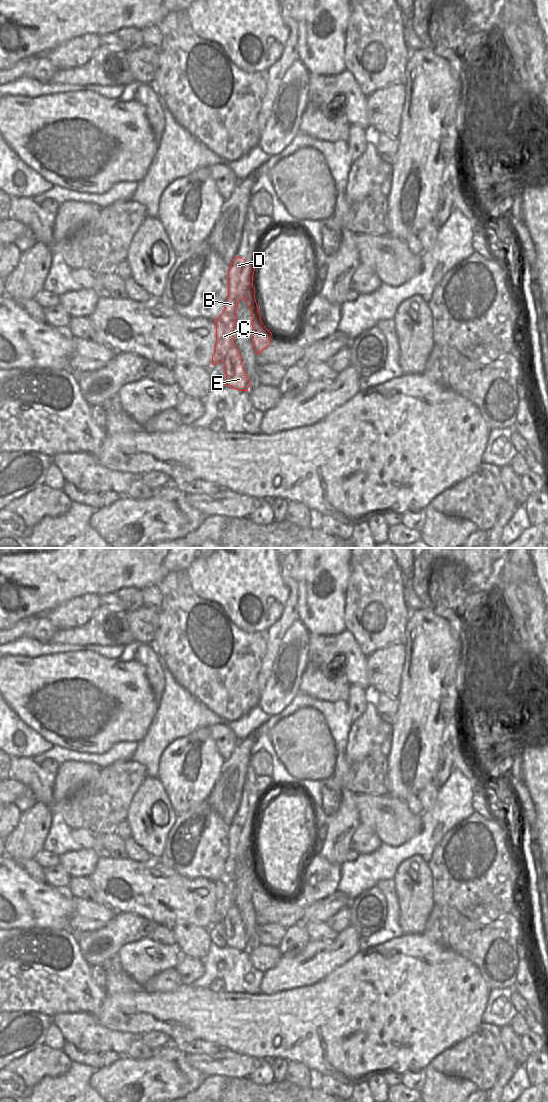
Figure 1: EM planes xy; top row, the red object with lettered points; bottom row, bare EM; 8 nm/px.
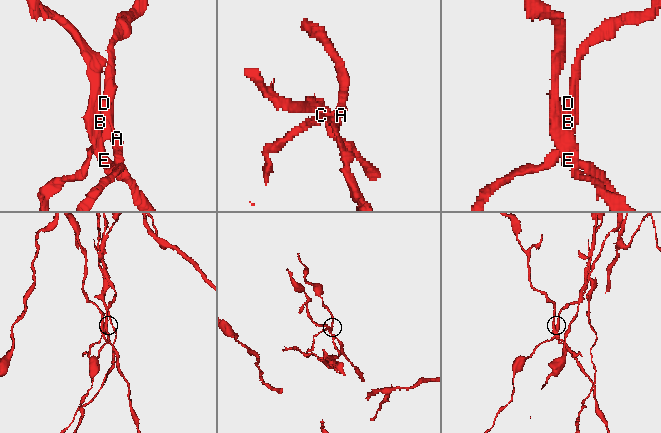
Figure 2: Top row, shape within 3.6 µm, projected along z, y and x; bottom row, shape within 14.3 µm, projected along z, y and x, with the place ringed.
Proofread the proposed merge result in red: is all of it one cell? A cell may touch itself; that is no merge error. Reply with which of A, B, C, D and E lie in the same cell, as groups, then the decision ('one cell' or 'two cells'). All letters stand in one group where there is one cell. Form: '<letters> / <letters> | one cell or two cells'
A B C D / E | two cells

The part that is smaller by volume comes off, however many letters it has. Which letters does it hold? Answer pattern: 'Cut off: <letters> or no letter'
Cut off: E.

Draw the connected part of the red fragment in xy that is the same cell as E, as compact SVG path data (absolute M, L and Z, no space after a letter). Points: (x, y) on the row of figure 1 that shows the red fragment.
M235 345L222 362L226 374L226 385L239 391L248 391L250 382L244 370L240 352Z

